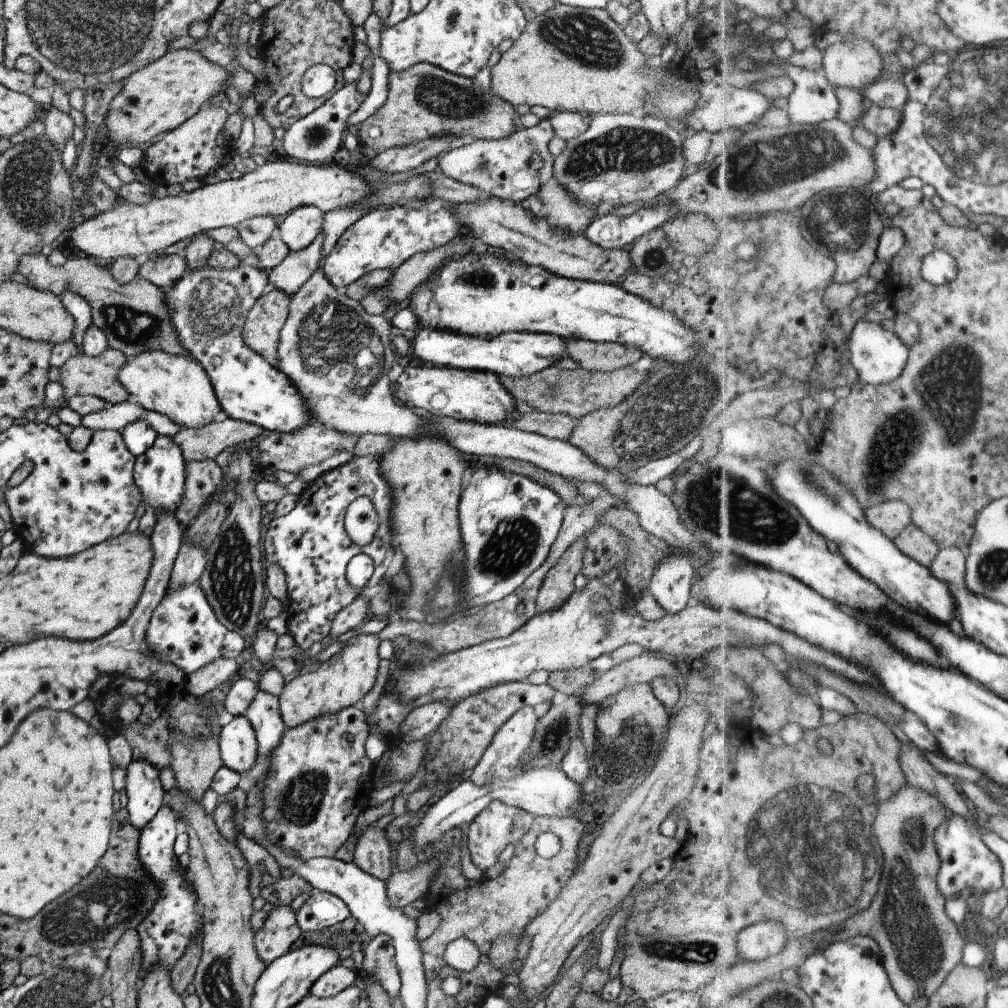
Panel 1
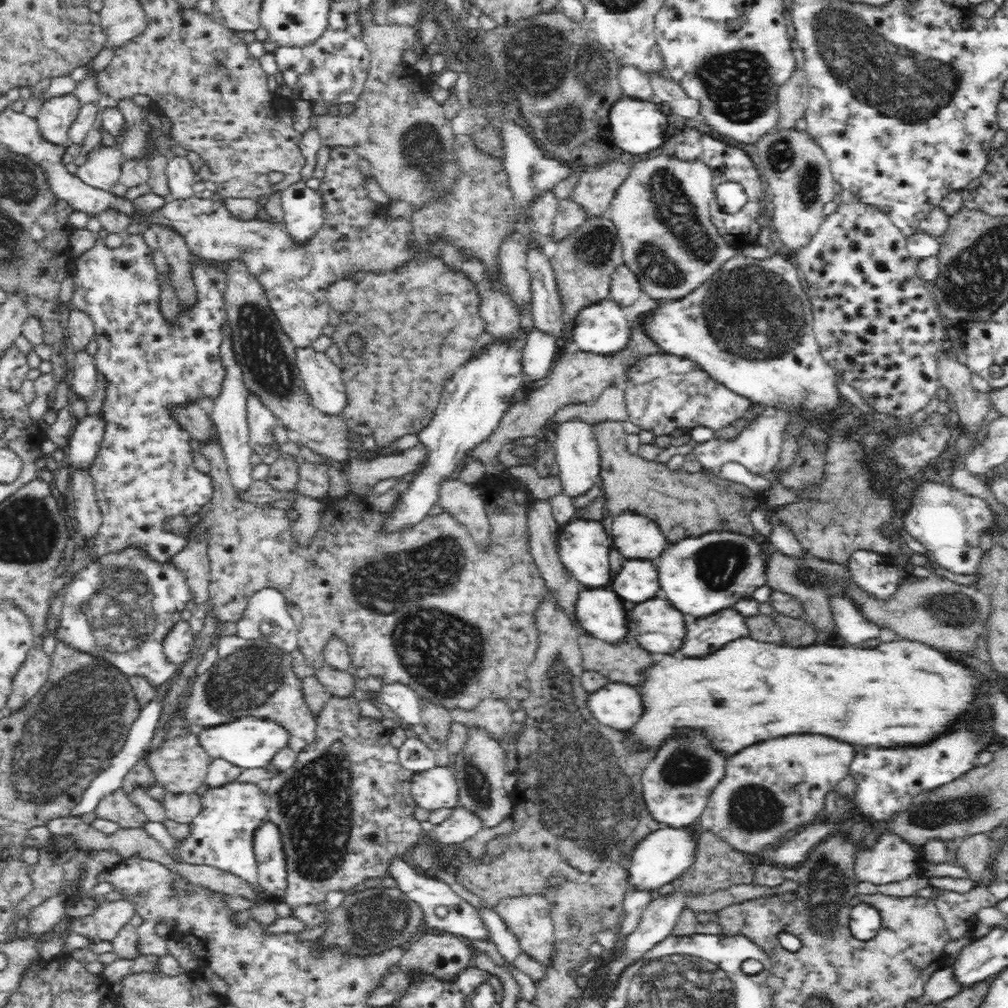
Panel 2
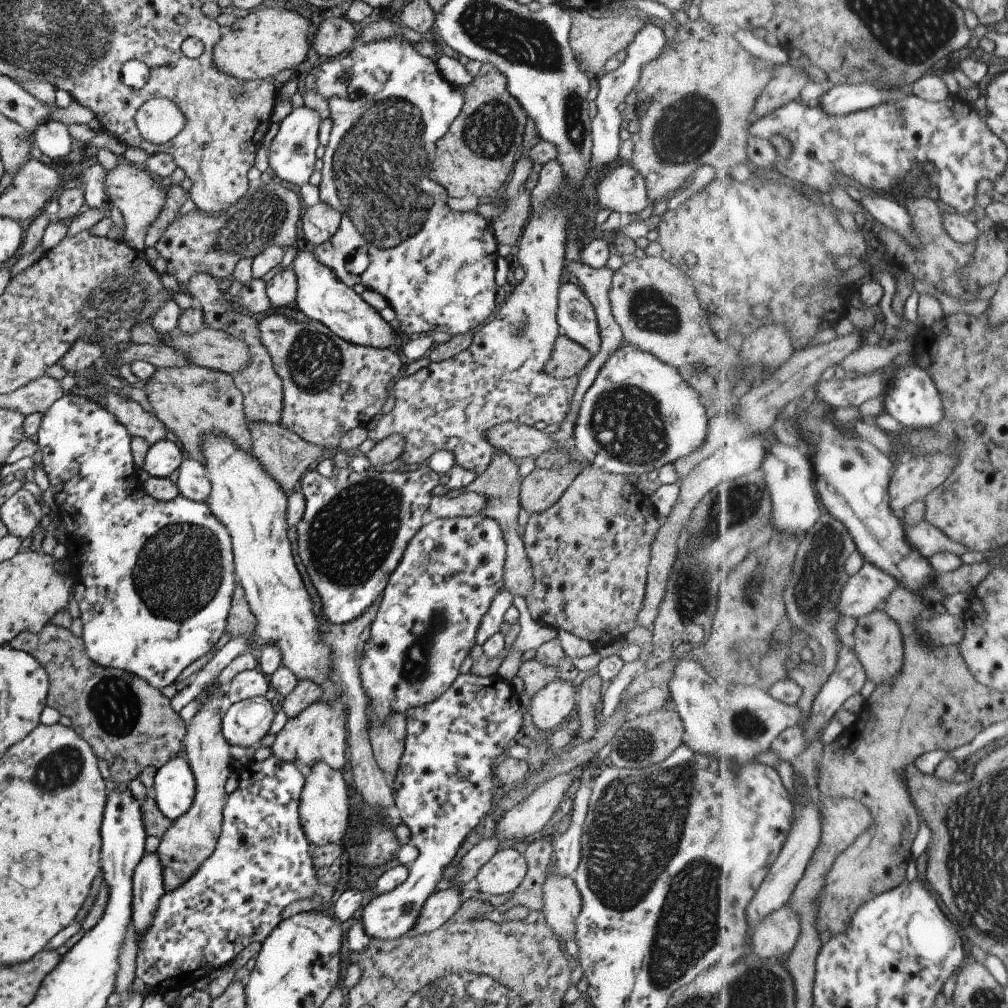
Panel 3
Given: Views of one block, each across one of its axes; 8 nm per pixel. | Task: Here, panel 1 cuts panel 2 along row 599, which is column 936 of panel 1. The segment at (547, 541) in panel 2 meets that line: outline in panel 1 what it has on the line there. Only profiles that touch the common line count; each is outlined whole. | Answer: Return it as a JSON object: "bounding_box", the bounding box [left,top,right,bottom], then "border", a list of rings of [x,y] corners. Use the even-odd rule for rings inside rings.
{"bounding_box":[931,547,968,589],"border":[[[958,547],[942,549],[931,569],[938,578],[948,582],[956,589],[964,588],[967,586],[968,557]]]}

